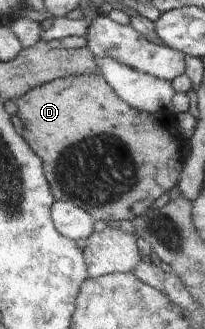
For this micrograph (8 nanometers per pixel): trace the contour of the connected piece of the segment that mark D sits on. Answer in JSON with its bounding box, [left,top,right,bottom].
[17,74,185,224]

